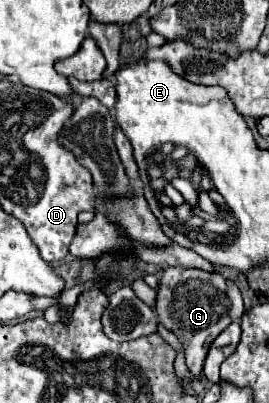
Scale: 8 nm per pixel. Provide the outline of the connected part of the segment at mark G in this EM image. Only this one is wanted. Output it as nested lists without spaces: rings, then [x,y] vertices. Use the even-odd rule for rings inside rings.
[[[165,267],[163,273],[159,275],[159,287],[157,287],[157,297],[155,297],[155,311],[163,327],[171,329],[179,341],[185,347],[185,363],[193,379],[201,379],[203,375],[203,363],[209,353],[209,347],[213,339],[233,321],[243,315],[243,299],[233,281],[227,281],[219,273],[205,273],[199,269],[183,269],[183,267]]]

